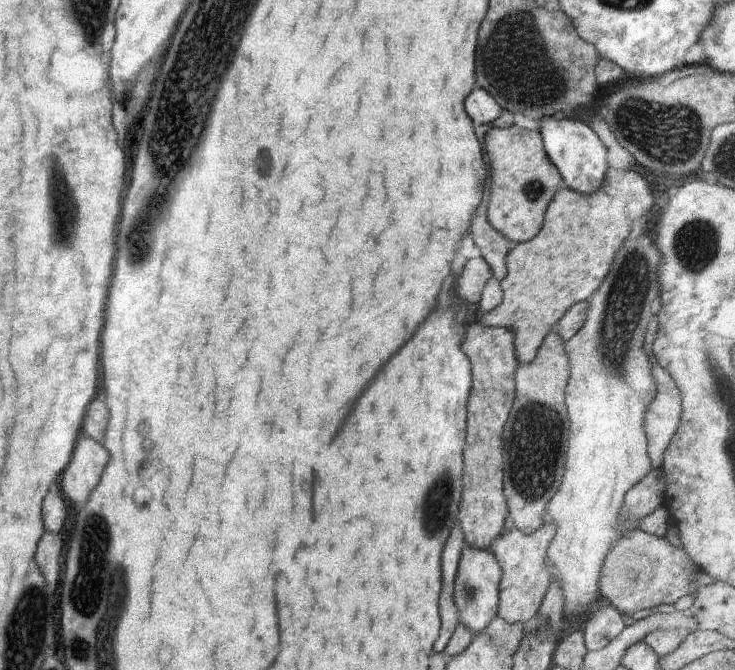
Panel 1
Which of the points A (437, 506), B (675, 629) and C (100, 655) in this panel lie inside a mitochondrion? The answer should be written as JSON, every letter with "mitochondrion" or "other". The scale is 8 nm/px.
{"A":"mitochondrion","B":"other","C":"mitochondrion"}

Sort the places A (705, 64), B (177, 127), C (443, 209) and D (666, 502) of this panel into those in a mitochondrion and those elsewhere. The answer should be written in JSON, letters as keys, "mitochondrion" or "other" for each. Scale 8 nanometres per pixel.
{"A":"other","B":"mitochondrion","C":"other","D":"other"}

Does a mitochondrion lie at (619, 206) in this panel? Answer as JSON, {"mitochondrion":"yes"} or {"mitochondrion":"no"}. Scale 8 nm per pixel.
{"mitochondrion":"no"}

